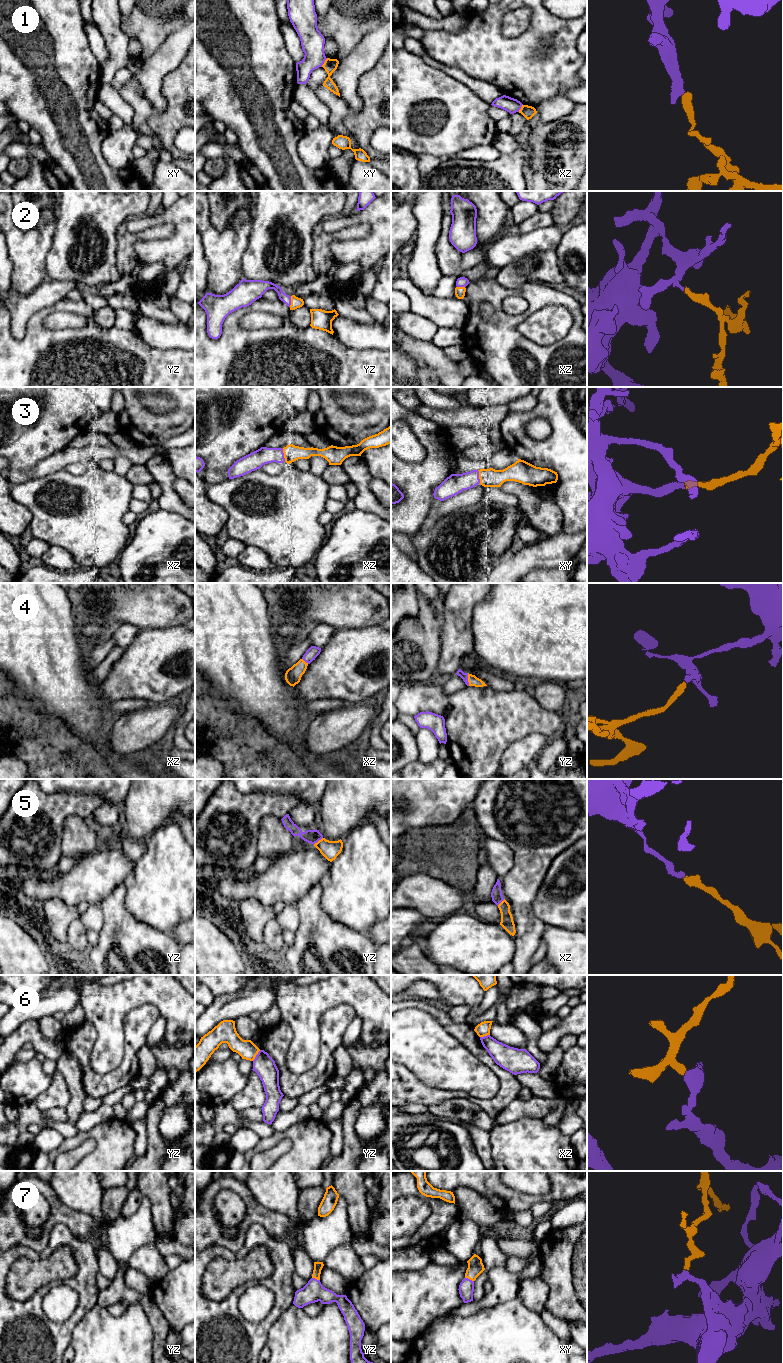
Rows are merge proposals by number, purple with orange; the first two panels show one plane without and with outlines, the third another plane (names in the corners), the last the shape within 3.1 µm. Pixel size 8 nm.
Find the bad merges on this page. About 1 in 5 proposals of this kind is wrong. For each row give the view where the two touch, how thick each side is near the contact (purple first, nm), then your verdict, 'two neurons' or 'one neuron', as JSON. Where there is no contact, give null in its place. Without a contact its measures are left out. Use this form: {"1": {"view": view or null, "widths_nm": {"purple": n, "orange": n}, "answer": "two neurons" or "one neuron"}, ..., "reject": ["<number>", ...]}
{"1": {"view": "xy", "widths_nm": {"purple": 190, "orange": 110}, "answer": "two neurons"}, "2": {"view": "yz", "widths_nm": {"purple": 90, "orange": 90}, "answer": "one neuron"}, "3": {"view": "xz", "widths_nm": {"purple": 140, "orange": 130}, "answer": "one neuron"}, "4": {"view": "yz", "widths_nm": {"purple": 60, "orange": 80}, "answer": "one neuron"}, "5": {"view": "yz", "widths_nm": {"purple": 110, "orange": 150}, "answer": "one neuron"}, "6": {"view": "yz", "widths_nm": {"purple": 170, "orange": 150}, "answer": "two neurons"}, "7": {"view": "xy", "widths_nm": {"purple": 130, "orange": 130}, "answer": "one neuron"}, "reject": ["1", "6"]}

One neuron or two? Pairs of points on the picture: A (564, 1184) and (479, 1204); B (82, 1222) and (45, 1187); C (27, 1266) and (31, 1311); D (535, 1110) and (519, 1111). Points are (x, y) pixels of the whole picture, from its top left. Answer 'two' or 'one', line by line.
A: two
B: one
C: two
D: one

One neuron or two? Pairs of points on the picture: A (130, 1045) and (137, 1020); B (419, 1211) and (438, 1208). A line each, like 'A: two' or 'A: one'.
A: one
B: two

